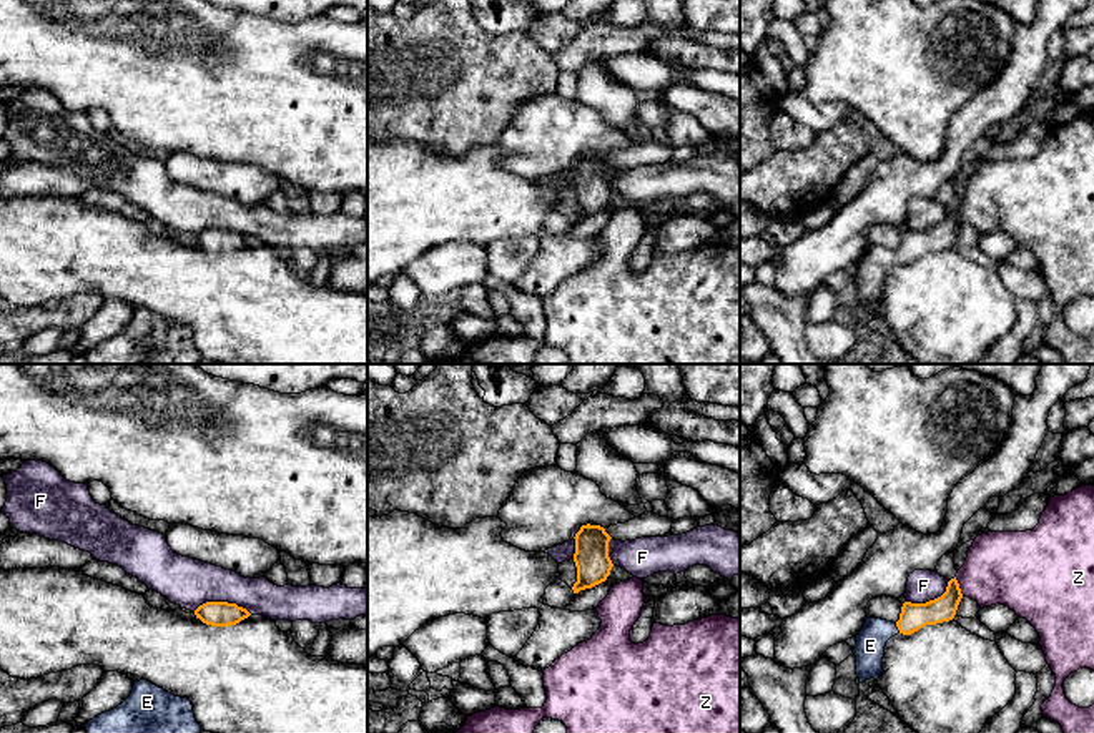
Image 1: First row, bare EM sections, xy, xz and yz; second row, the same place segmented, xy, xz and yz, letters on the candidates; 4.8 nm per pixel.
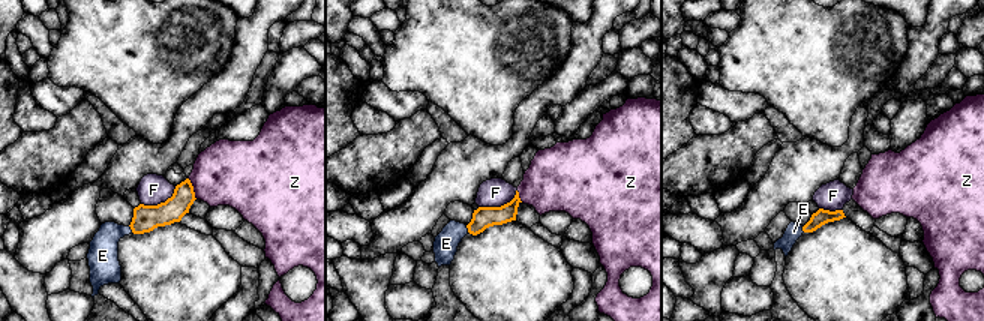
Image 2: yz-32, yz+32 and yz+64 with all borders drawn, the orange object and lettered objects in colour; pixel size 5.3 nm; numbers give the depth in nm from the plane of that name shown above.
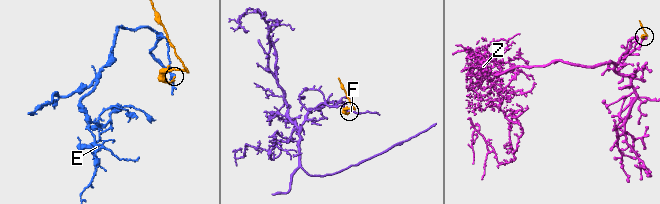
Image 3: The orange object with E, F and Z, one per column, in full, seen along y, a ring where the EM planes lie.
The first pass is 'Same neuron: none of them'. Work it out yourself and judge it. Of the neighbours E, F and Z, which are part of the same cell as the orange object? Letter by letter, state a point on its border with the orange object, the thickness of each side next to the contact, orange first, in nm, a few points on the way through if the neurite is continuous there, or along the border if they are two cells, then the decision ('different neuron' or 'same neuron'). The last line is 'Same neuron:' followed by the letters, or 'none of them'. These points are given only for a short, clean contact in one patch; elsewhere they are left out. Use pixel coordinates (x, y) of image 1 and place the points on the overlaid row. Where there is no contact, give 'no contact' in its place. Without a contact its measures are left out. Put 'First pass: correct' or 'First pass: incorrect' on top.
First pass: incorrect
E: contact yz (898, 629); calibres 130 and 140 nm; way yz (913, 617), (898, 629), (887, 629), (870, 645); same neuron
F: contact xy (223, 602); calibres 130 and 240 nm; border xy (193, 610), (206, 602), (235, 602), (251, 614); different neuron
Z: contact yz (958, 587); calibres 130 and 360 nm; border yz (955, 577), (963, 595); different neuron
Same neuron: E

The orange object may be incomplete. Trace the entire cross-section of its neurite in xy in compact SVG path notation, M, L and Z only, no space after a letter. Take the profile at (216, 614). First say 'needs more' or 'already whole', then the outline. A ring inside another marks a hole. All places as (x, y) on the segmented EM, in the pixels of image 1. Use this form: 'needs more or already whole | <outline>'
already whole | M206 602L195 610L196 618L211 627L229 627L248 618L251 613L228 602Z

